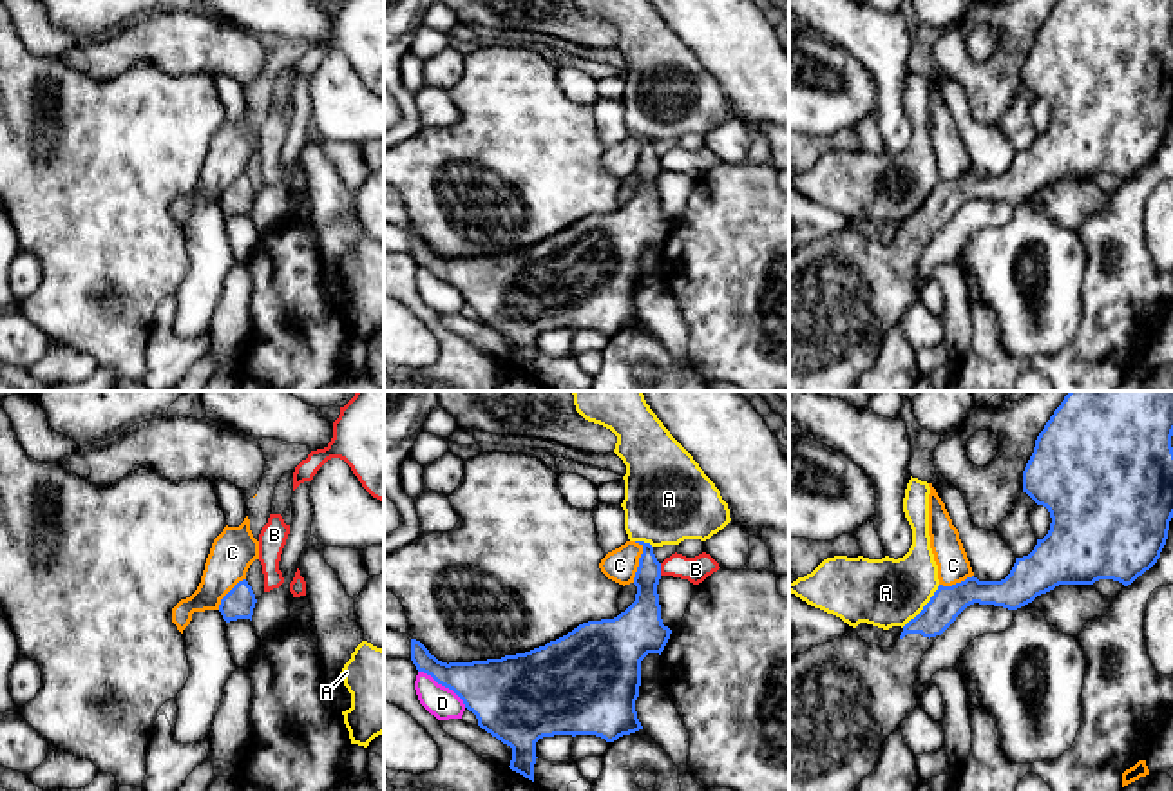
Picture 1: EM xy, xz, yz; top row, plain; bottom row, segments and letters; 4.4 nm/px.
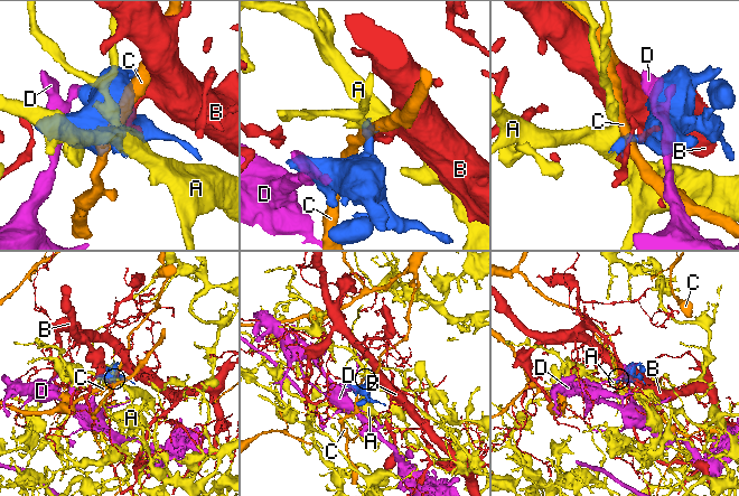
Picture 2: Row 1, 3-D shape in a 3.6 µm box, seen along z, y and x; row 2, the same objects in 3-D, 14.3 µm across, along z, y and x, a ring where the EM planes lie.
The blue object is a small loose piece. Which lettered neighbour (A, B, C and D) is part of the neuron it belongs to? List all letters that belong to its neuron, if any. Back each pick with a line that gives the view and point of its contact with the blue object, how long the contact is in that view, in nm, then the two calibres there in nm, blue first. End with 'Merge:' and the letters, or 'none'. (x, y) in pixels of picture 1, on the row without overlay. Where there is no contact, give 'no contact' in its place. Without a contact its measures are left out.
Merge: none

